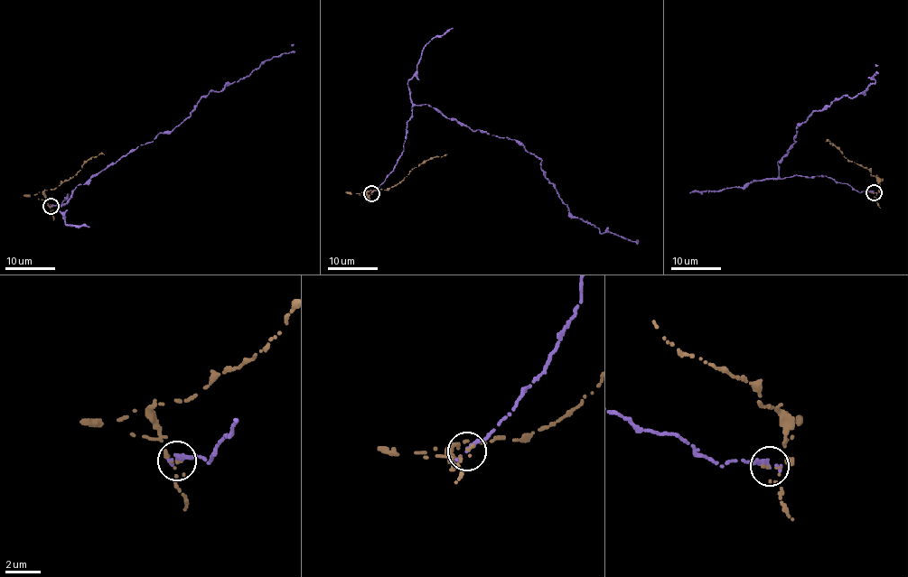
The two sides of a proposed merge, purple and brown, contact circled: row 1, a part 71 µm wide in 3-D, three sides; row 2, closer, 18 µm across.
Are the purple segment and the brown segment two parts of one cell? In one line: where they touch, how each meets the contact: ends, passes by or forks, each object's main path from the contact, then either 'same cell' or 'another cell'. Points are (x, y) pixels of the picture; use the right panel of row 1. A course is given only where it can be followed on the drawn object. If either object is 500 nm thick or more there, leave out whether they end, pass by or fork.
at (874, 192); purple ends there; brown ends there; purple runs (874, 192), (827, 176), (781, 179), (777, 162), (797, 125), (844, 95), (863, 94), (878, 65); brown runs (874, 192), (878, 191), (877, 178), (848, 160), (830, 141), (825, 142); another cell

